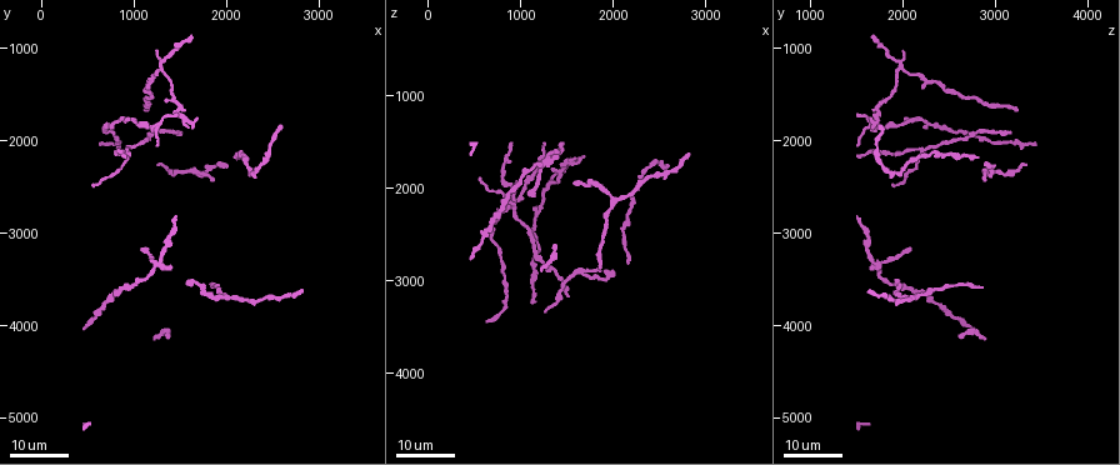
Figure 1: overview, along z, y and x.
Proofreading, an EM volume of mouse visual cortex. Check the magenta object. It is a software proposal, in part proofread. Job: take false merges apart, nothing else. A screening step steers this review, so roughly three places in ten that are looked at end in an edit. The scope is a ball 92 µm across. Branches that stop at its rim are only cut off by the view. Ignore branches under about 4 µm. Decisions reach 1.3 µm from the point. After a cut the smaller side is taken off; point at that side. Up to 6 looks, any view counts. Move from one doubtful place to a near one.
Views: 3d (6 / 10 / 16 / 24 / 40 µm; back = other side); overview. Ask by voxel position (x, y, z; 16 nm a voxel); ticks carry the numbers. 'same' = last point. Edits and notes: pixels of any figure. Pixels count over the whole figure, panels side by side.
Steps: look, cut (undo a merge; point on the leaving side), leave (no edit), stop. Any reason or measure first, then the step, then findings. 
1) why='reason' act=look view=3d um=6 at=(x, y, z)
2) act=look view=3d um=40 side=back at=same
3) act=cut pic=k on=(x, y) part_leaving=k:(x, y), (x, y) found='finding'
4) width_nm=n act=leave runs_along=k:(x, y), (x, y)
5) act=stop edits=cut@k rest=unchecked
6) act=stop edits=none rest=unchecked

why='arms part here' act=look view=3d um=16 at=(2000, 3700, 2150)

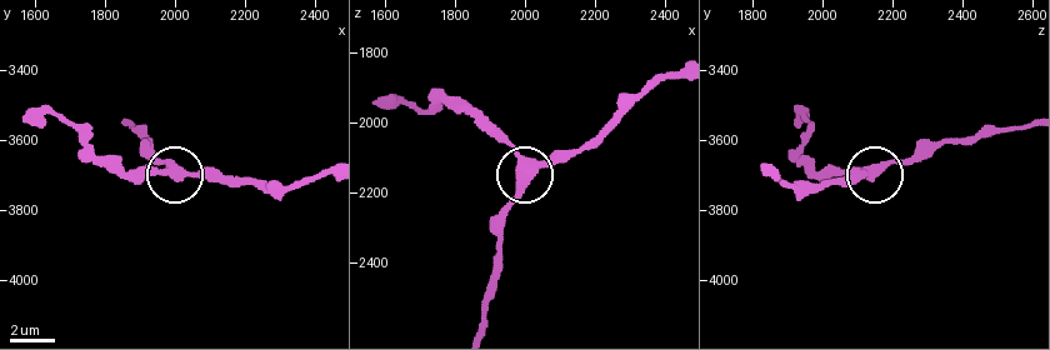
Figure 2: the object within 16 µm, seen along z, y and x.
act=look view=3d um=10 at=(2020, 3700, 2160)

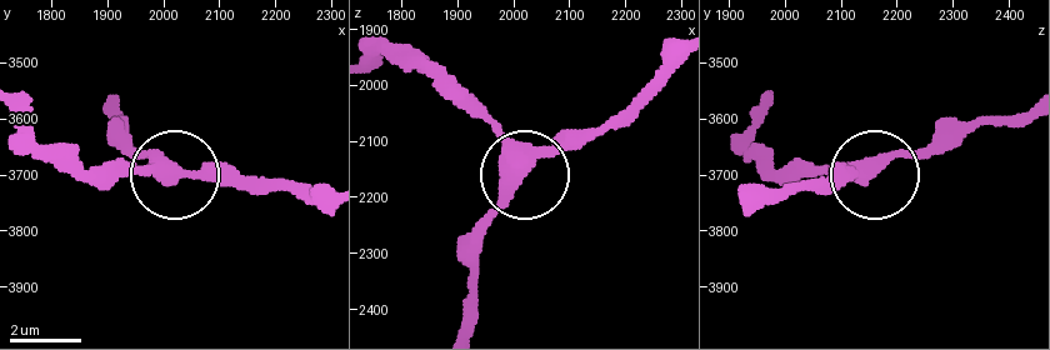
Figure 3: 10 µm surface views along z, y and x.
arms=3 act=leave found='all the same neuron'

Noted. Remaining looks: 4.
act=look view=3d um=16 at=(1250, 3300, 1750)

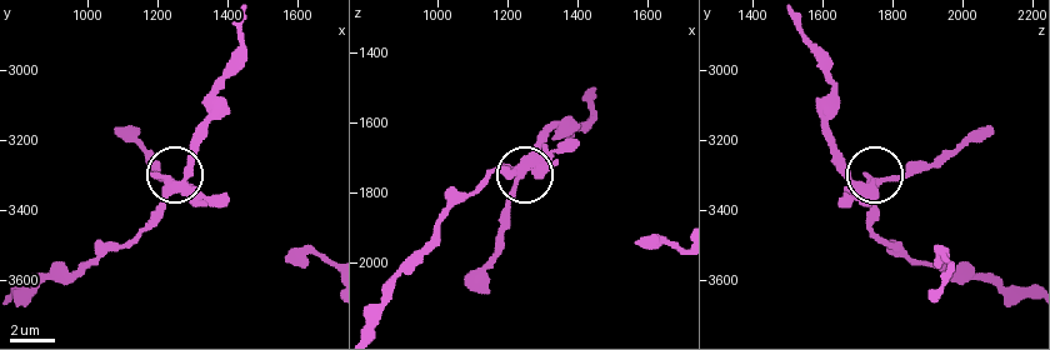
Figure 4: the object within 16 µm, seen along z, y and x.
why='zoom in' act=look view=3d um=10 at=(1260, 3330, 1740)

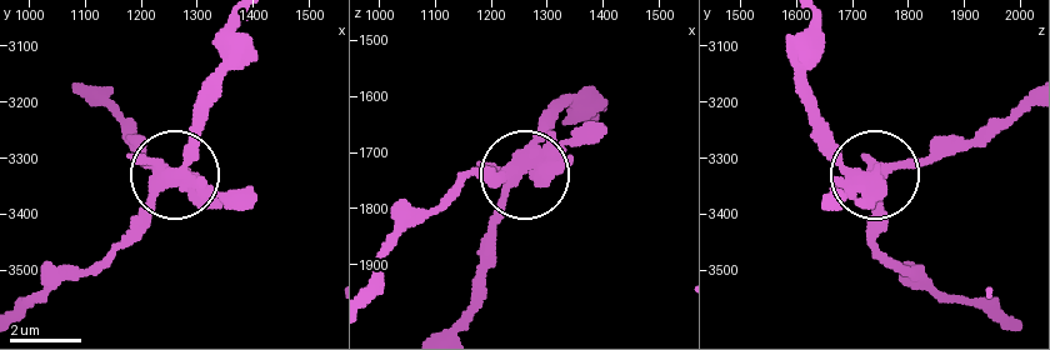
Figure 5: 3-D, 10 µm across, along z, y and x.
act=leave found='one neuron here'

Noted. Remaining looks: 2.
why='side arm on a straight run' act=look view=3d um=24 at=(1250, 1800, 1650)

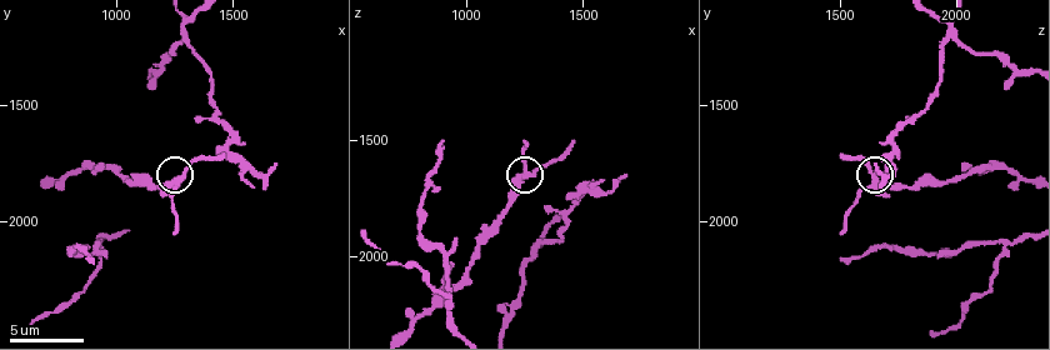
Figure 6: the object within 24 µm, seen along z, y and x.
act=look view=3d um=10 at=(1260, 1820, 1660)

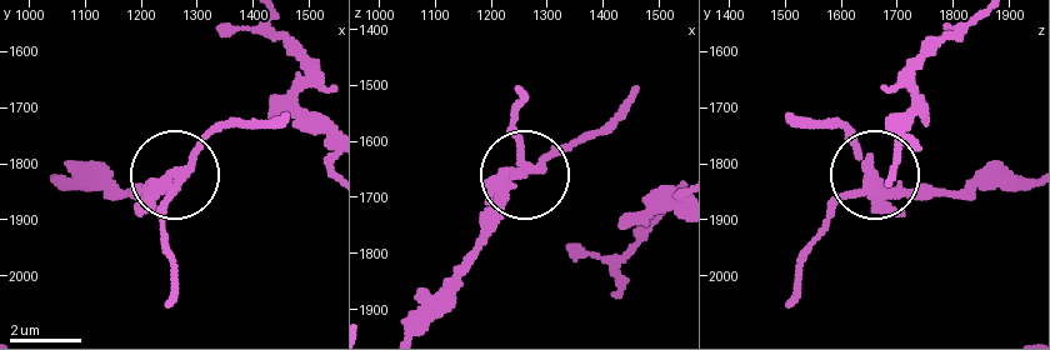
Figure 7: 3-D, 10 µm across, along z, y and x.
side_arm_um=37 act=cut pic=7 on=(163, 203) part_leaving=7:(159, 189), (218, 131), (263, 129), (286, 114) found='two neurons meet here'

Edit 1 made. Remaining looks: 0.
act=stop edits=cut@7 rest=unchecked

